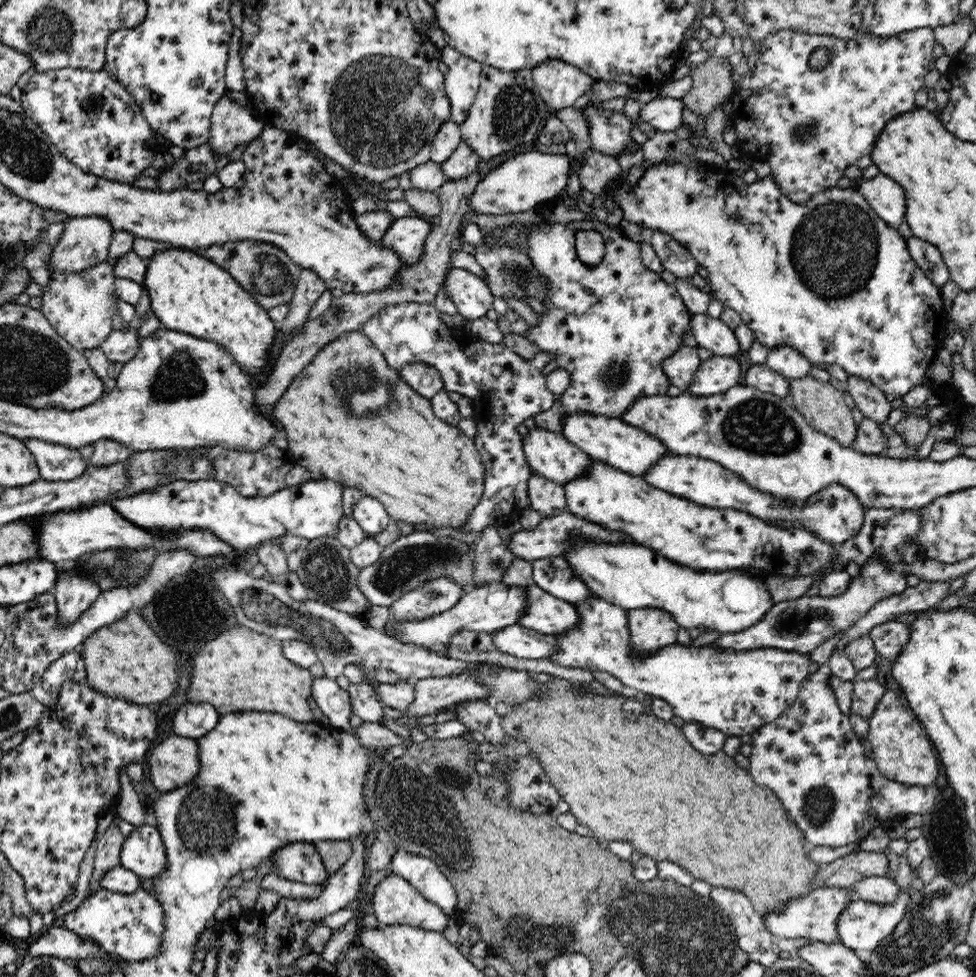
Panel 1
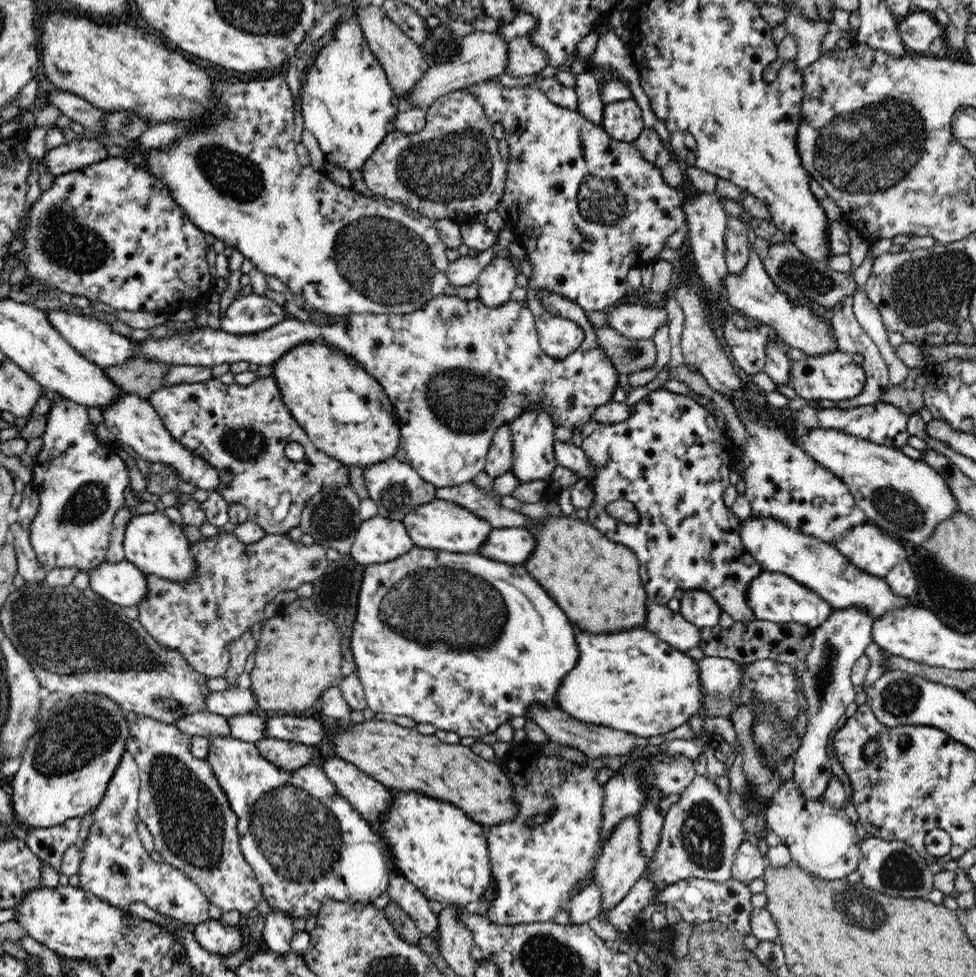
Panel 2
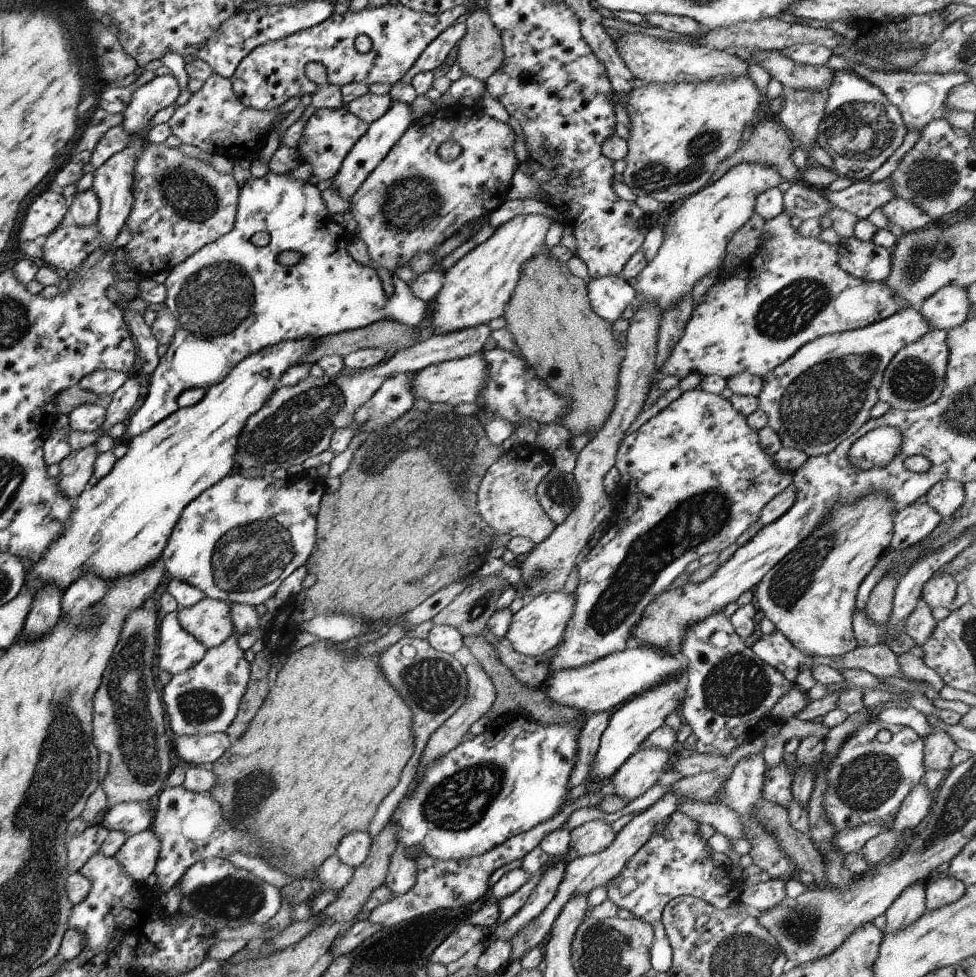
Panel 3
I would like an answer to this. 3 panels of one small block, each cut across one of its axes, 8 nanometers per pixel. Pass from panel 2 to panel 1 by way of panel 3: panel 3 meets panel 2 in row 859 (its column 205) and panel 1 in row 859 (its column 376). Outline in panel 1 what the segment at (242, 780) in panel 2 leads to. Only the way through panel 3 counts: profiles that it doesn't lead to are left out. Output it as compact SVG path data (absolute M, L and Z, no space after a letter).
M295 842L278 849L273 855L278 876L302 884L324 884L329 876L324 863L312 843Z

